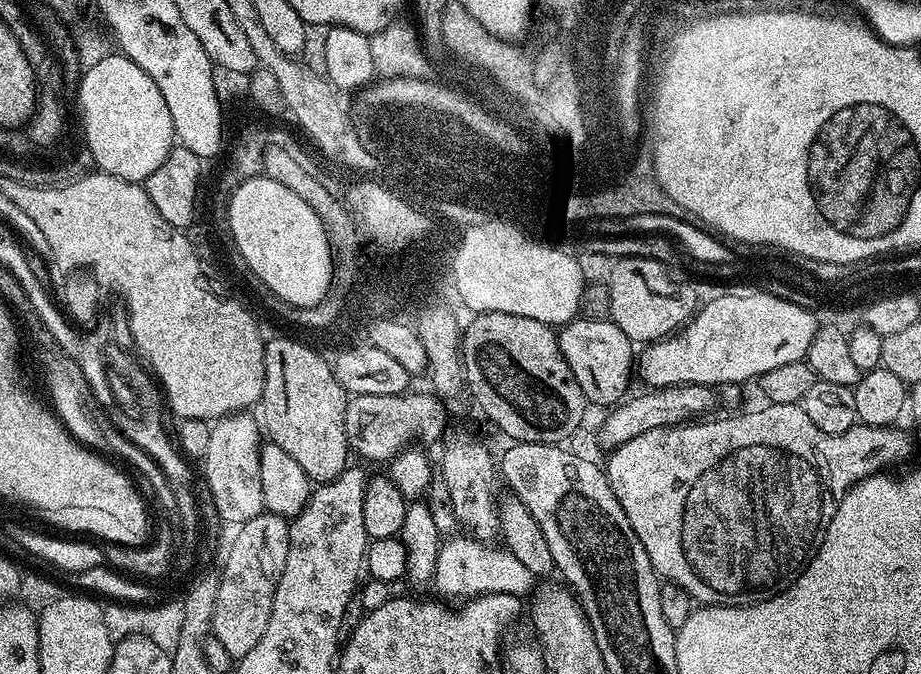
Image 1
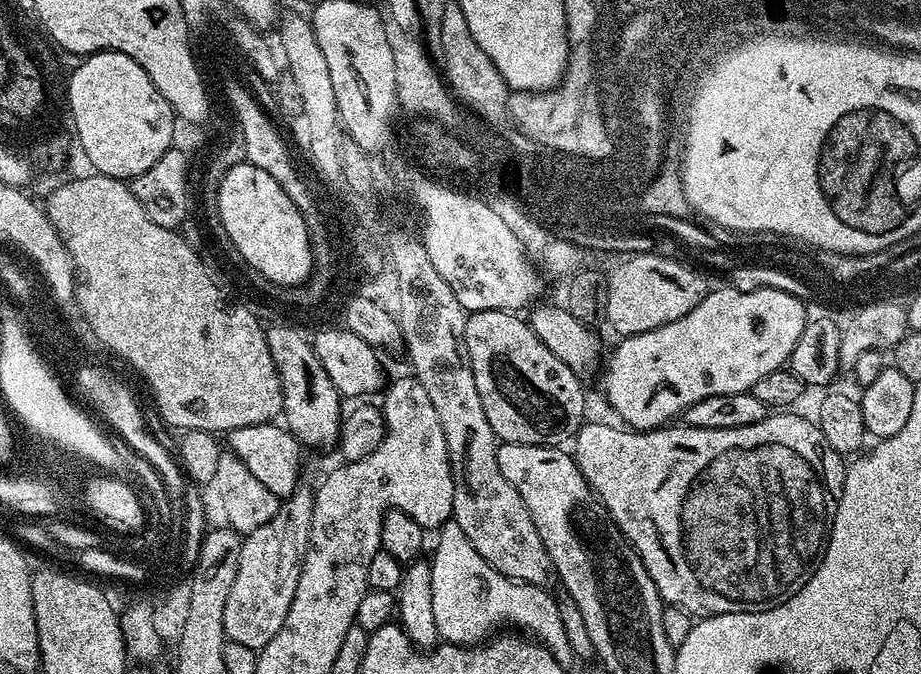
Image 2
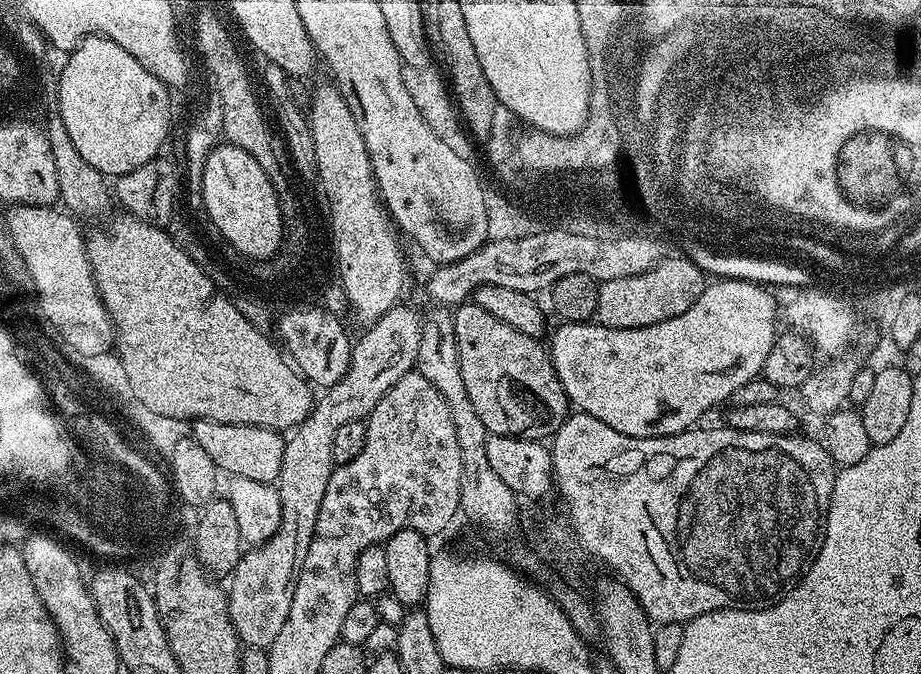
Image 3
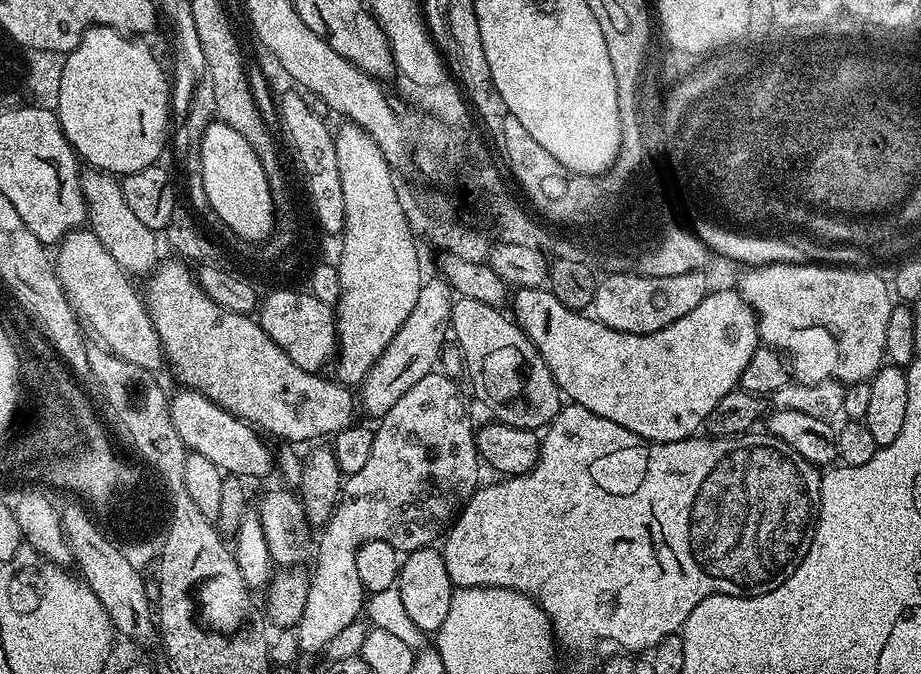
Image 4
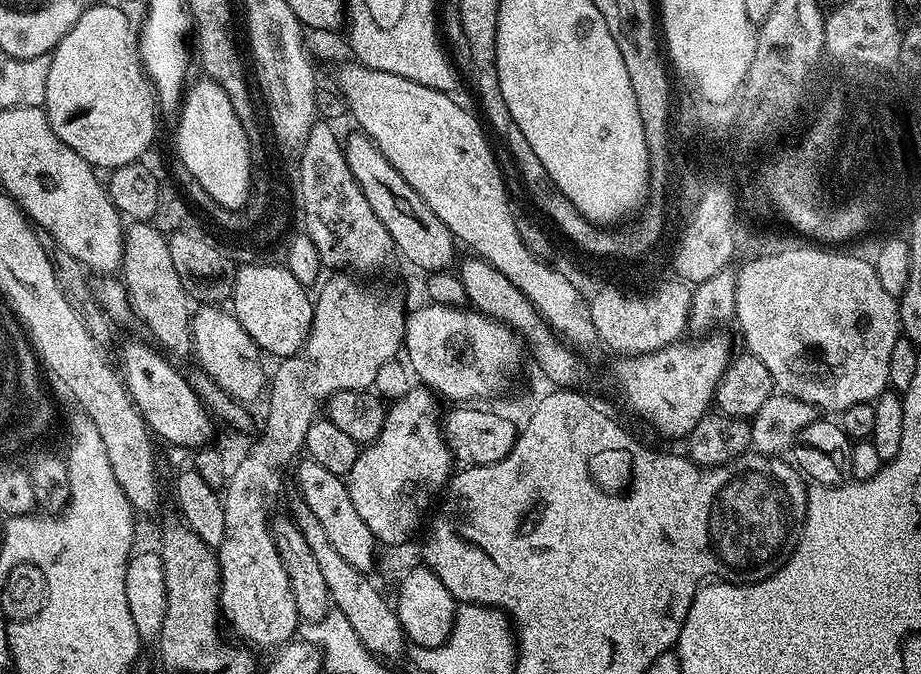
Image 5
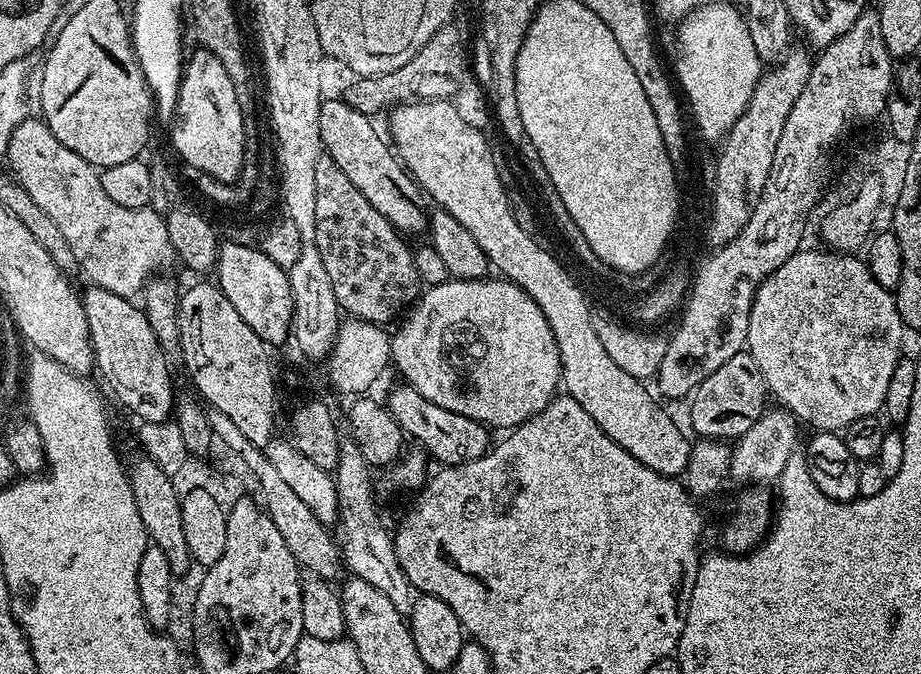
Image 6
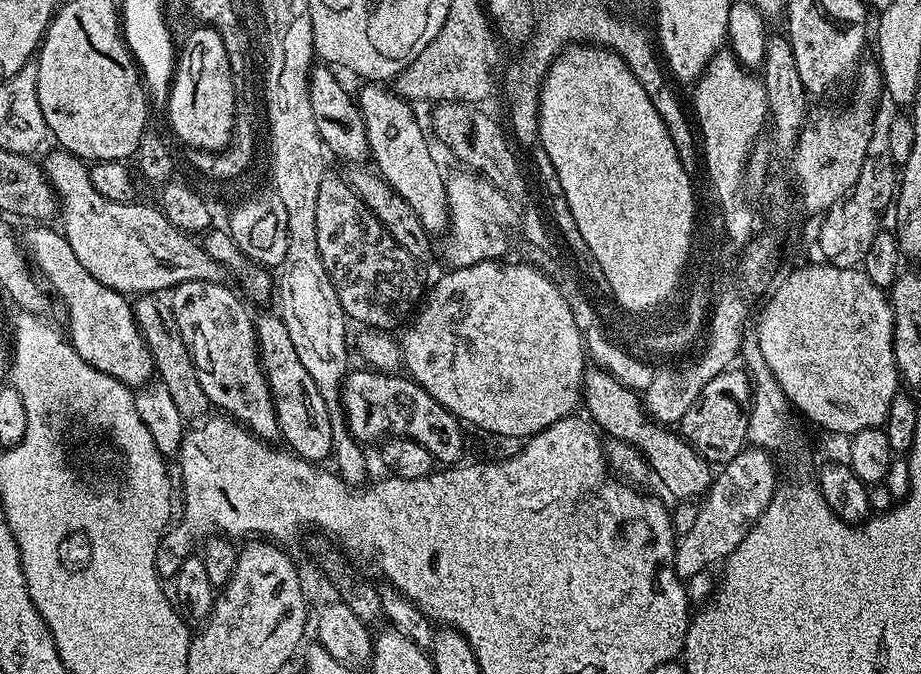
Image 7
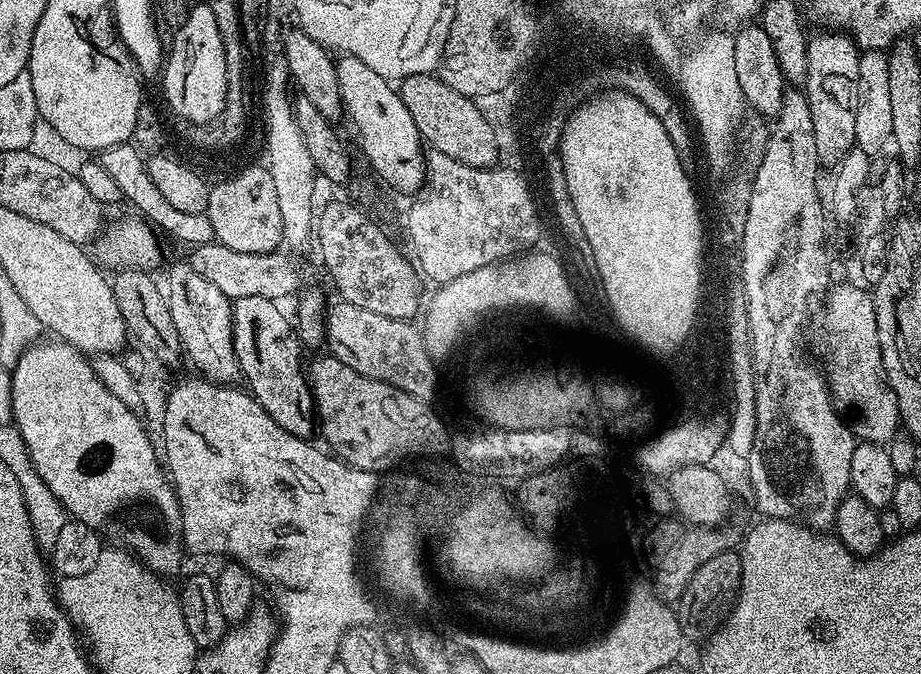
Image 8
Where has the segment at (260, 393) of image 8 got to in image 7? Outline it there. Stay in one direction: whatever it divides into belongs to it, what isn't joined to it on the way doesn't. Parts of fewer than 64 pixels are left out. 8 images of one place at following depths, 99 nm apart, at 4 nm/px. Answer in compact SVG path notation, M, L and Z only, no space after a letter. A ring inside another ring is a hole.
M257 315L254 320L256 327L256 349L260 351L260 365L264 377L268 380L274 410L278 416L280 427L279 439L303 460L324 462L332 454L332 431L330 430L330 414L326 410L326 402L314 386L314 378L294 351L290 342L290 334L280 321L279 315Z

